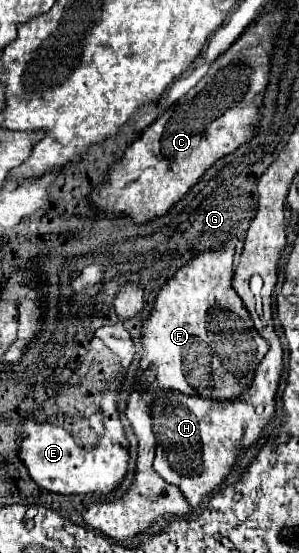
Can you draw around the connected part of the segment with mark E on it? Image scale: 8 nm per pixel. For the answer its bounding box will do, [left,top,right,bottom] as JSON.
[20,392,130,496]

